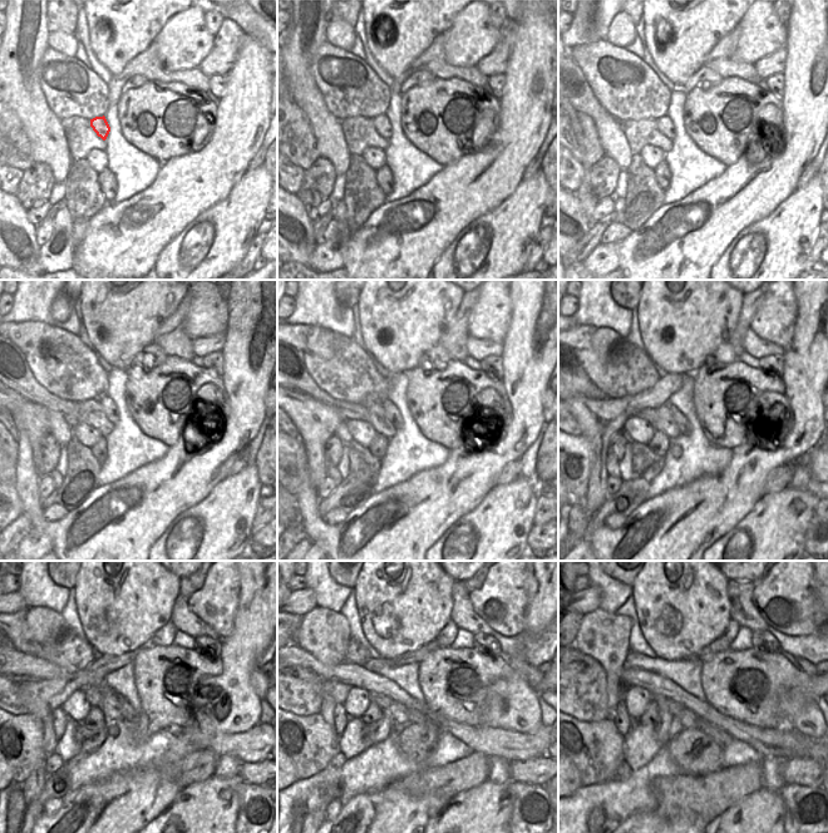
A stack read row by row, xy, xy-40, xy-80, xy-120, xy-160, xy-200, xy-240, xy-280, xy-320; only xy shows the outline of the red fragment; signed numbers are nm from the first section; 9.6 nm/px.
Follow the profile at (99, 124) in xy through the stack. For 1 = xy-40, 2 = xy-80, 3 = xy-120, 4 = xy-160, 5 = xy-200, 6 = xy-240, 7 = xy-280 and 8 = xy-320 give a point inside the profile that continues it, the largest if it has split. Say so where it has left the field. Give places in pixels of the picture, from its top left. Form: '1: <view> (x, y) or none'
1: xy-40 (382, 123)
2: xy-80 (664, 123)
3: xy-120 (109, 408)
4: xy-160 (393, 414)
5: xy-200 (684, 425)
6: xy-240 (129, 714)
7: xy-280 (419, 716)
8: xy-320 (721, 738)

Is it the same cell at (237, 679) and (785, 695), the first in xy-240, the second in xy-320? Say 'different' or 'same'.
same

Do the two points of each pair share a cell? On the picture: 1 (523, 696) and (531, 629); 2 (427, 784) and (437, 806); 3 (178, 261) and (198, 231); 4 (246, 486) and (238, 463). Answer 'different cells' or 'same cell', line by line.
1: same cell
2: different cells
3: same cell
4: different cells

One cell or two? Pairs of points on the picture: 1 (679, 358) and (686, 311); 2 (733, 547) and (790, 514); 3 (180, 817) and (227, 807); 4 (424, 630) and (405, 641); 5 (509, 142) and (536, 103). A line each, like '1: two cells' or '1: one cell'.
1: one cell
2: one cell
3: one cell
4: one cell
5: one cell

